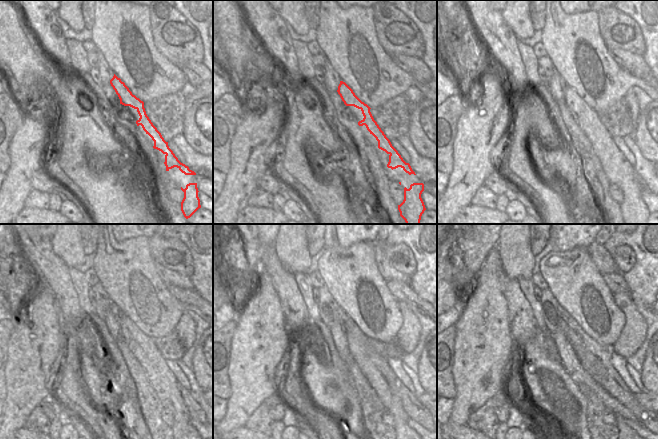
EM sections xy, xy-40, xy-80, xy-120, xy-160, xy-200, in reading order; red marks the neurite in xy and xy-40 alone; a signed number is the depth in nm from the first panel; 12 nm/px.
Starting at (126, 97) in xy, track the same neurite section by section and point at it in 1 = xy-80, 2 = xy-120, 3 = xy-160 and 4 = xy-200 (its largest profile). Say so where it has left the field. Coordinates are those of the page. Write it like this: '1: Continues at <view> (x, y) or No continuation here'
1: Continues at xy-80 (572, 98)
2: Continues at xy-120 (146, 344)
3: Continues at xy-160 (400, 424)
4: Continues at xy-200 (622, 426)

